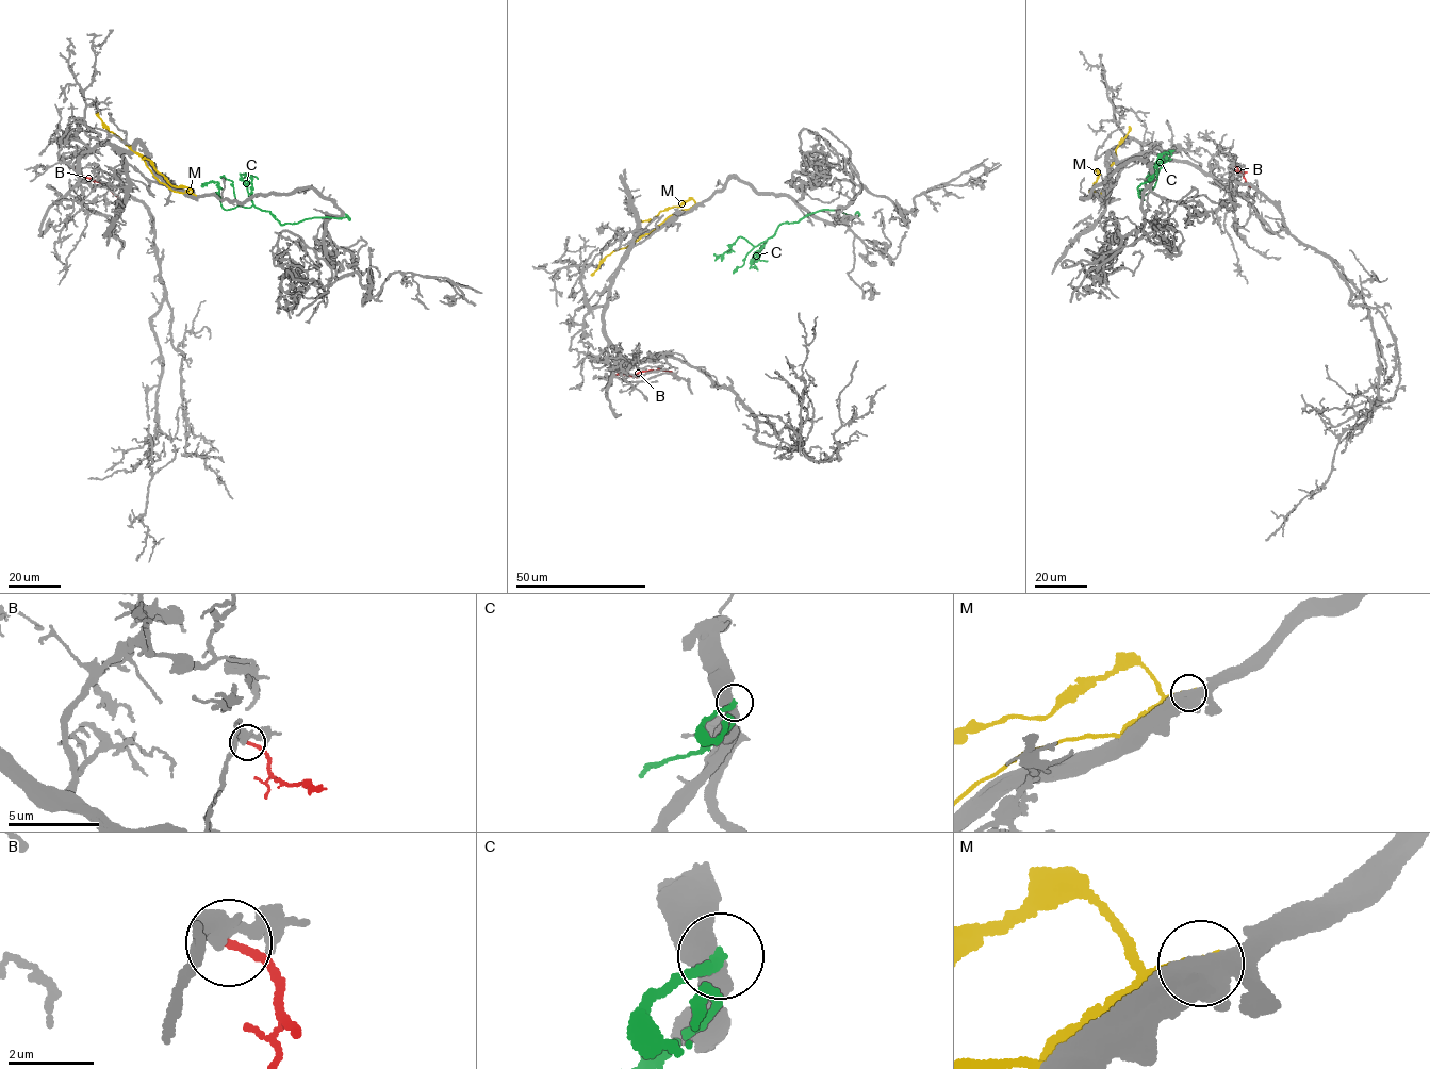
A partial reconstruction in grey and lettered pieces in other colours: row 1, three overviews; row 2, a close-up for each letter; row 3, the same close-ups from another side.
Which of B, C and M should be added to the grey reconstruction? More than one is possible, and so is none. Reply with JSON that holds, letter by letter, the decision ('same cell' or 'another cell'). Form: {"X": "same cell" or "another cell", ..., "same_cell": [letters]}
{"B": "another cell", "C": "another cell", "M": "another cell", "same_cell": []}

